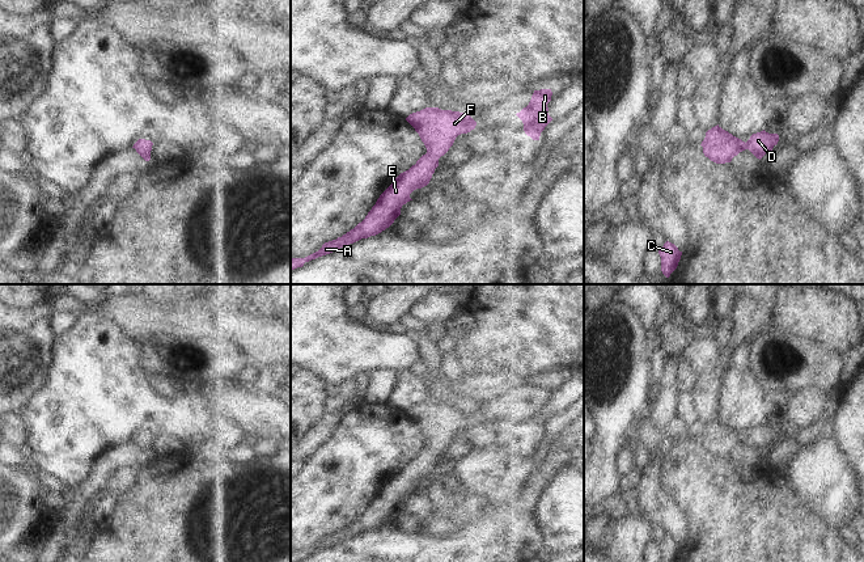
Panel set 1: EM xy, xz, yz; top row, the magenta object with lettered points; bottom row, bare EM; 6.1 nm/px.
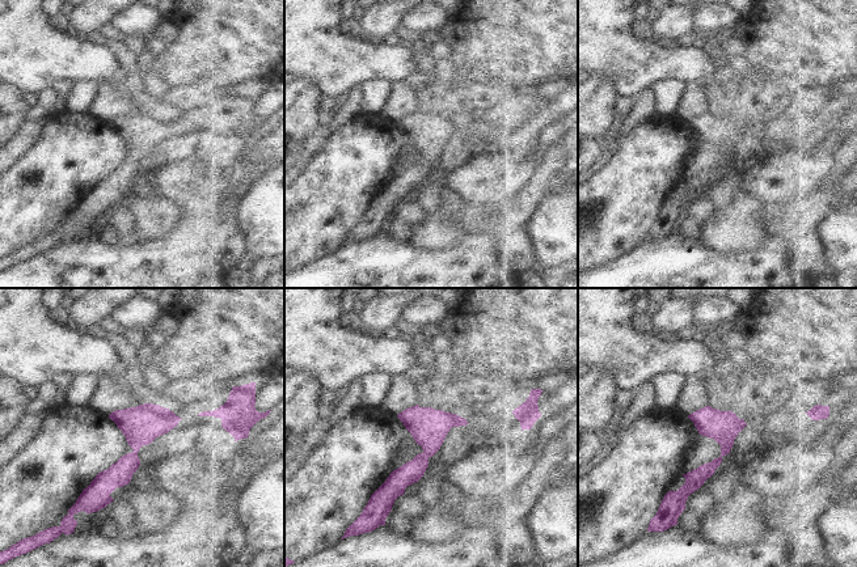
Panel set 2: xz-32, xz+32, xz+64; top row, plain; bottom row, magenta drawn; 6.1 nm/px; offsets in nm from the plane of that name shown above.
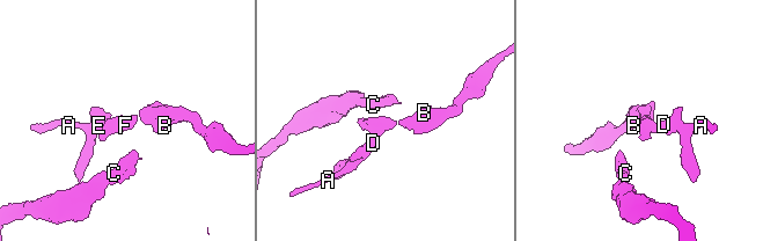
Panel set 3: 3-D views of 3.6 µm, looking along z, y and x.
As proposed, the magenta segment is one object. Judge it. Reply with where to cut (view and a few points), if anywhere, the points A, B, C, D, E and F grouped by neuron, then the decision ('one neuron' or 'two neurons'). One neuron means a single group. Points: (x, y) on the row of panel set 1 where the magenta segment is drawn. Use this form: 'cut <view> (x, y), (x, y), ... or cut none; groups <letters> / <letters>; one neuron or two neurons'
cut none; groups A B C D E F; one neuron

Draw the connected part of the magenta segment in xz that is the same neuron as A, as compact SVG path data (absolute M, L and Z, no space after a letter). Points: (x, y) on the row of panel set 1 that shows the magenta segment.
M425 107L410 114L406 121L419 134L427 153L394 179L380 195L365 219L353 229L336 240L325 242L318 252L305 258L291 258L291 271L302 267L305 262L330 254L361 238L376 236L389 228L401 215L402 206L412 200L410 194L429 183L439 166L439 159L449 151L456 138L470 132L477 126L469 114L439 107Z

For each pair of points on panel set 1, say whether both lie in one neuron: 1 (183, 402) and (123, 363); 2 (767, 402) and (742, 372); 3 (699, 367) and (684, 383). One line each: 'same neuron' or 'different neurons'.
1: same neuron
2: same neuron
3: different neurons

